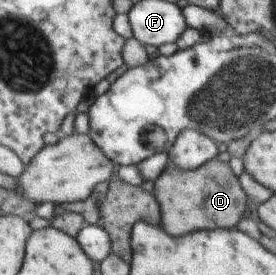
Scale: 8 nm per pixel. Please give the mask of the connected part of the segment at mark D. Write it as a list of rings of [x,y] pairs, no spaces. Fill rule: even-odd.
[[[217,159],[191,171],[169,165],[154,181],[153,195],[160,207],[159,227],[173,237],[189,235],[199,229],[236,227],[241,217],[252,214],[254,207],[241,189],[238,177],[231,172],[229,163],[220,163]]]

